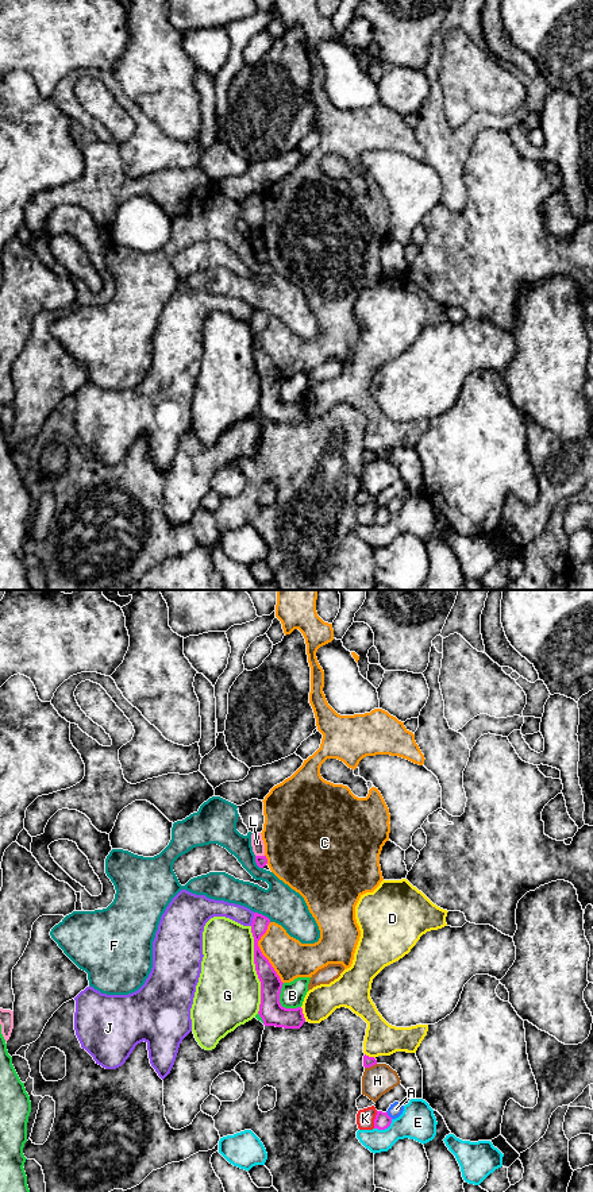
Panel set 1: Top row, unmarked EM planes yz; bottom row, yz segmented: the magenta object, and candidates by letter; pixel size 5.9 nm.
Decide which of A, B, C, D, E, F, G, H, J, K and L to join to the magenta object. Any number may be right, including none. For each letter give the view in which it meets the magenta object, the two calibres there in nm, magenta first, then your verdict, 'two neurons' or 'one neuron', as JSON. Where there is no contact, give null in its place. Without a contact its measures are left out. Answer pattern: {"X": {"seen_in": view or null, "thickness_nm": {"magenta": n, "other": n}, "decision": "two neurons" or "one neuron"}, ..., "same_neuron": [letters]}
{"A": {"seen_in": "yz", "thickness_nm": {"magenta": 100, "other": 80}, "decision": "two neurons"}, "B": {"seen_in": "yz", "thickness_nm": {"magenta": 140, "other": 150}, "decision": "two neurons"}, "C": {"seen_in": "yz", "thickness_nm": {"magenta": 130, "other": 240}, "decision": "two neurons"}, "D": {"seen_in": "yz", "thickness_nm": {"magenta": 140, "other": 190}, "decision": "two neurons"}, "E": {"seen_in": "yz", "thickness_nm": {"magenta": 100, "other": 220}, "decision": "two neurons"}, "F": {"seen_in": "yz", "thickness_nm": {"magenta": 100, "other": 220}, "decision": "two neurons"}, "G": {"seen_in": "yz", "thickness_nm": {"magenta": 140, "other": 380}, "decision": "two neurons"}, "H": {"seen_in": "yz", "thickness_nm": {"magenta": 60, "other": 180}, "decision": "two neurons"}, "J": {"seen_in": "yz", "thickness_nm": {"magenta": 100, "other": 110}, "decision": "two neurons"}, "K": {"seen_in": "yz", "thickness_nm": {"magenta": 100, "other": 110}, "decision": "two neurons"}, "L": {"seen_in": "yz", "thickness_nm": {"magenta": 70, "other": 80}, "decision": "two neurons"}, "same_neuron": []}

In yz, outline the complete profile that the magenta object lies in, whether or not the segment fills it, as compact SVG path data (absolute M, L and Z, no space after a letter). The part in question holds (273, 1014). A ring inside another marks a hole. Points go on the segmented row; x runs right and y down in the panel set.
M254 913L251 933L254 937L254 964L261 981L259 1017L265 1026L300 1029L305 1022L303 1008L285 1008L280 1003L282 981L269 960L262 954L258 941L266 933L270 919Z

